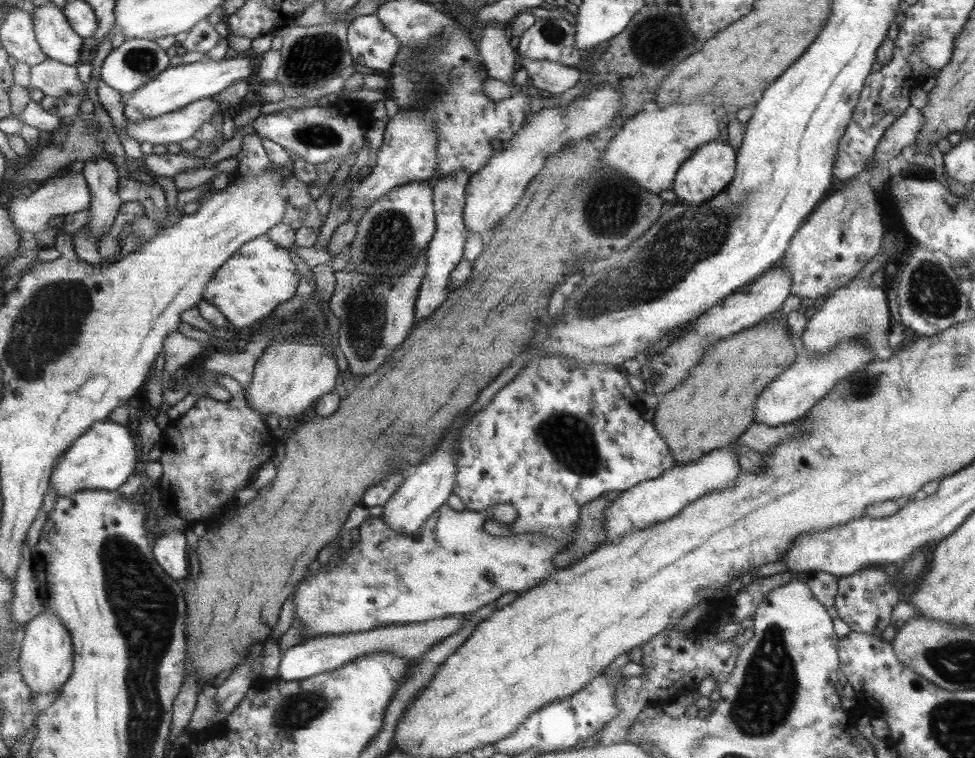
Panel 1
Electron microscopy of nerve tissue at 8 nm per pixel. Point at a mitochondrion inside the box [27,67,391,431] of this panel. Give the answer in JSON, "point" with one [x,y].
{"point":[320,135]}

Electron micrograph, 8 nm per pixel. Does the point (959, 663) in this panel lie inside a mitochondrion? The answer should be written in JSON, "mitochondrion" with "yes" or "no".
{"mitochondrion":"yes"}

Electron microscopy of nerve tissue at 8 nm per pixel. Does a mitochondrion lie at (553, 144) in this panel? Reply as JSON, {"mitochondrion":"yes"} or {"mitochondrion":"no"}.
{"mitochondrion":"no"}

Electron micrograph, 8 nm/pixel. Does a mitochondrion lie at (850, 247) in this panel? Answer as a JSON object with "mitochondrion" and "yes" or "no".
{"mitochondrion":"no"}

